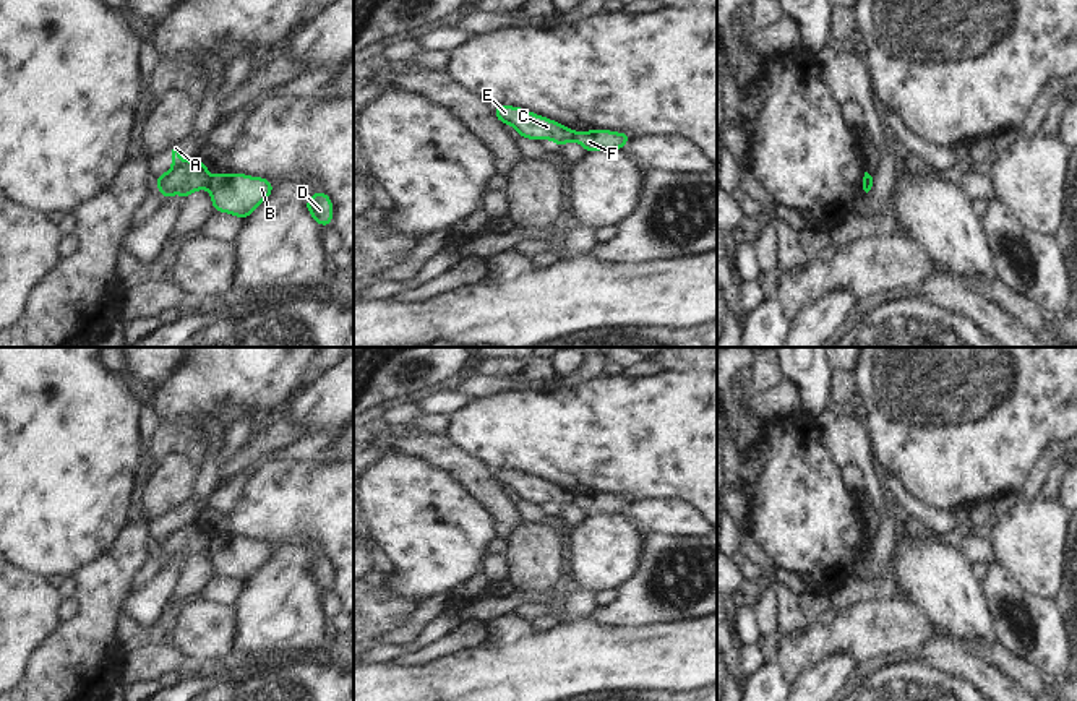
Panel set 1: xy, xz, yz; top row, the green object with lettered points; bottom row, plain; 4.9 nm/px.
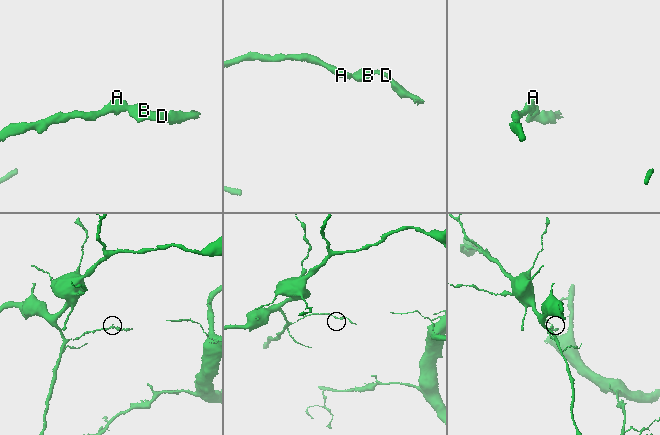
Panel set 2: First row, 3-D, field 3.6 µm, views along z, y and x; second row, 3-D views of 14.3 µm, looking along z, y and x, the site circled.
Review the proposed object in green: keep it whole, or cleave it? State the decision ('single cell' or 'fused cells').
fused cells

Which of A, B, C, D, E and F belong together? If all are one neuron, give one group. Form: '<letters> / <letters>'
A C E / B D F

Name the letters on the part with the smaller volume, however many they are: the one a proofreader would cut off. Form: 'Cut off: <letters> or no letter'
Cut off: B, D, F

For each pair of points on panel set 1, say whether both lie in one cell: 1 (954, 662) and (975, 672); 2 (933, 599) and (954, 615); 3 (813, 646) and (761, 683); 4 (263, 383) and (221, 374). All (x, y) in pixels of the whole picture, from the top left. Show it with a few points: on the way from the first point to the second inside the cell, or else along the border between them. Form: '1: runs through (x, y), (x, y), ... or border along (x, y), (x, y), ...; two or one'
1: runs through (959, 662), (970, 667); one
2: runs through (938, 599), (949, 610); one
3: border along (776, 661), (789, 683); two
4: runs through (253, 374), (231, 374); one

